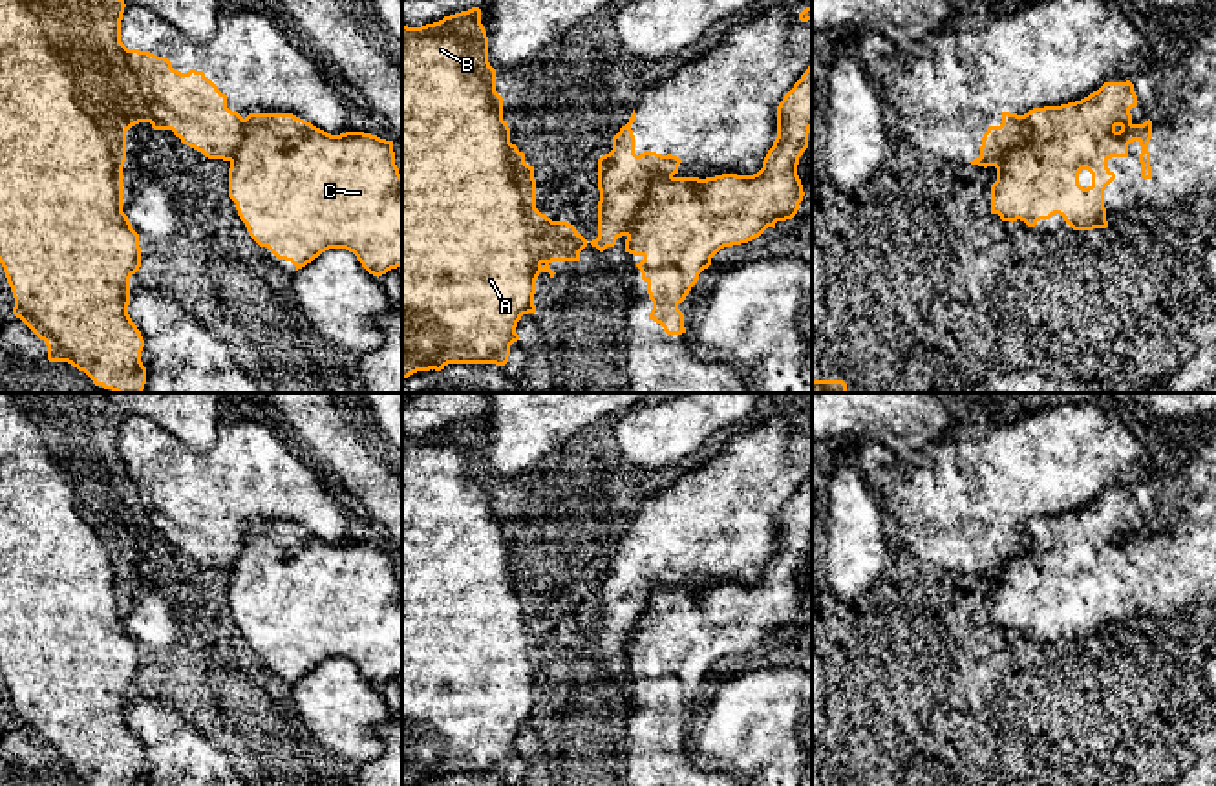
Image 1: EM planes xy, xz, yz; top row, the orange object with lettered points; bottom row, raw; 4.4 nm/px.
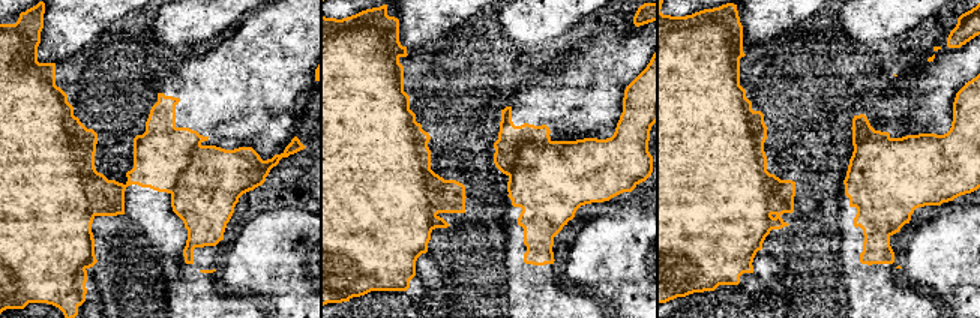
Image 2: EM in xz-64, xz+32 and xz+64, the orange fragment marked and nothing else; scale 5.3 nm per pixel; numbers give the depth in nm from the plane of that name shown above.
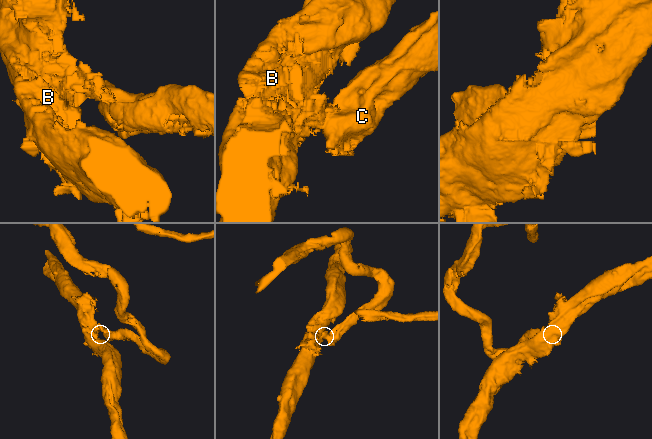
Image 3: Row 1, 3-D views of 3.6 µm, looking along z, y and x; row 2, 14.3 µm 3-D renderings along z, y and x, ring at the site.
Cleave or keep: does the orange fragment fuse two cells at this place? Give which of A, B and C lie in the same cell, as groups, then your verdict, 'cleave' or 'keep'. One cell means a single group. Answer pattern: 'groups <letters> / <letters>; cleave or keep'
groups A B / C; cleave

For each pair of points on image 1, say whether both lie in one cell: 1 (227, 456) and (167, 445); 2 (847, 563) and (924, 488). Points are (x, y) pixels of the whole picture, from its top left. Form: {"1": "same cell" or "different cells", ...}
{"1": "same cell", "2": "different cells"}

